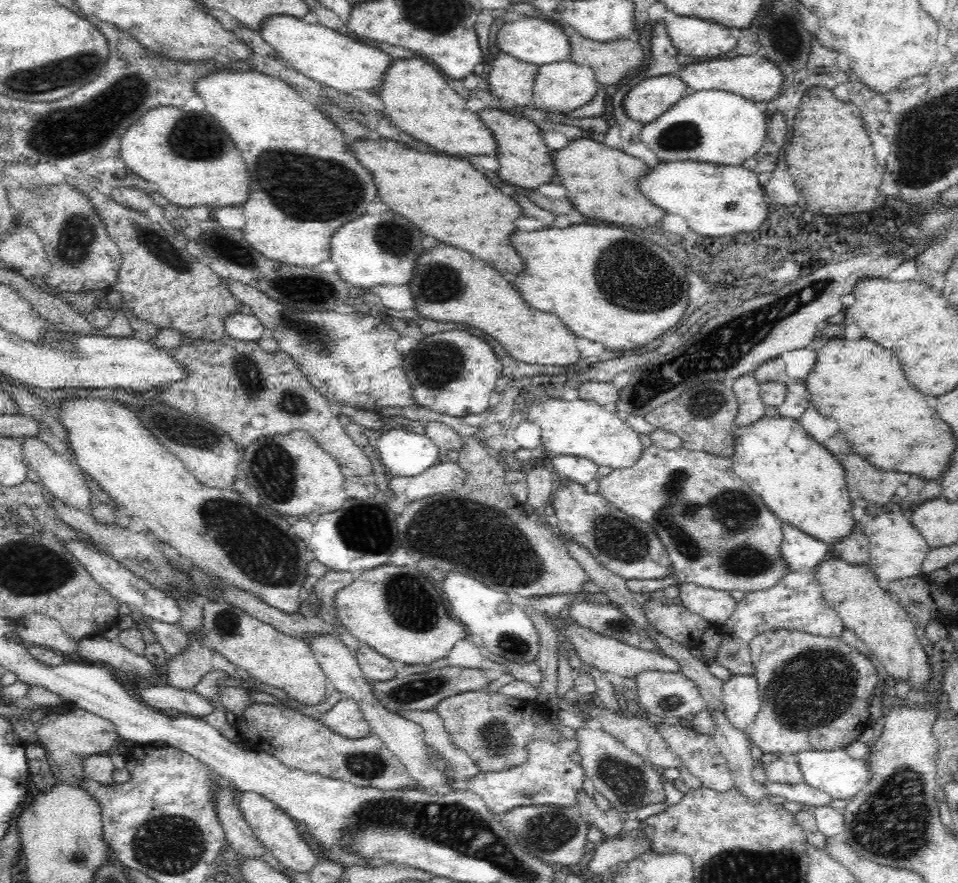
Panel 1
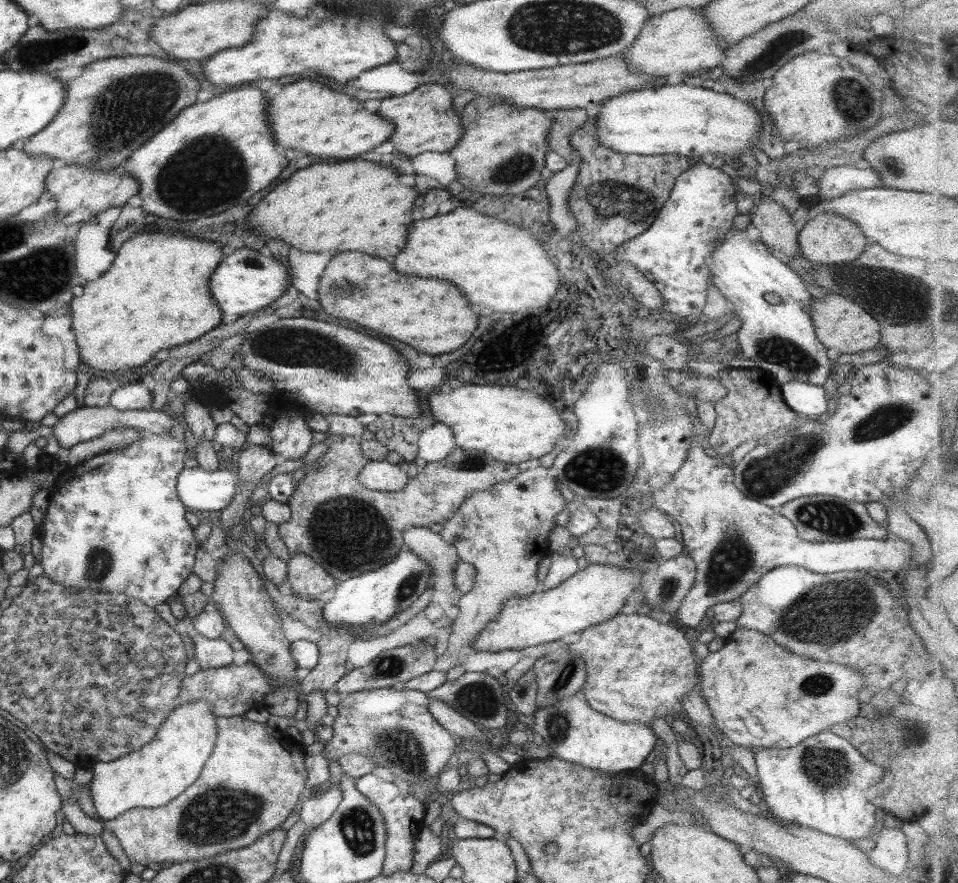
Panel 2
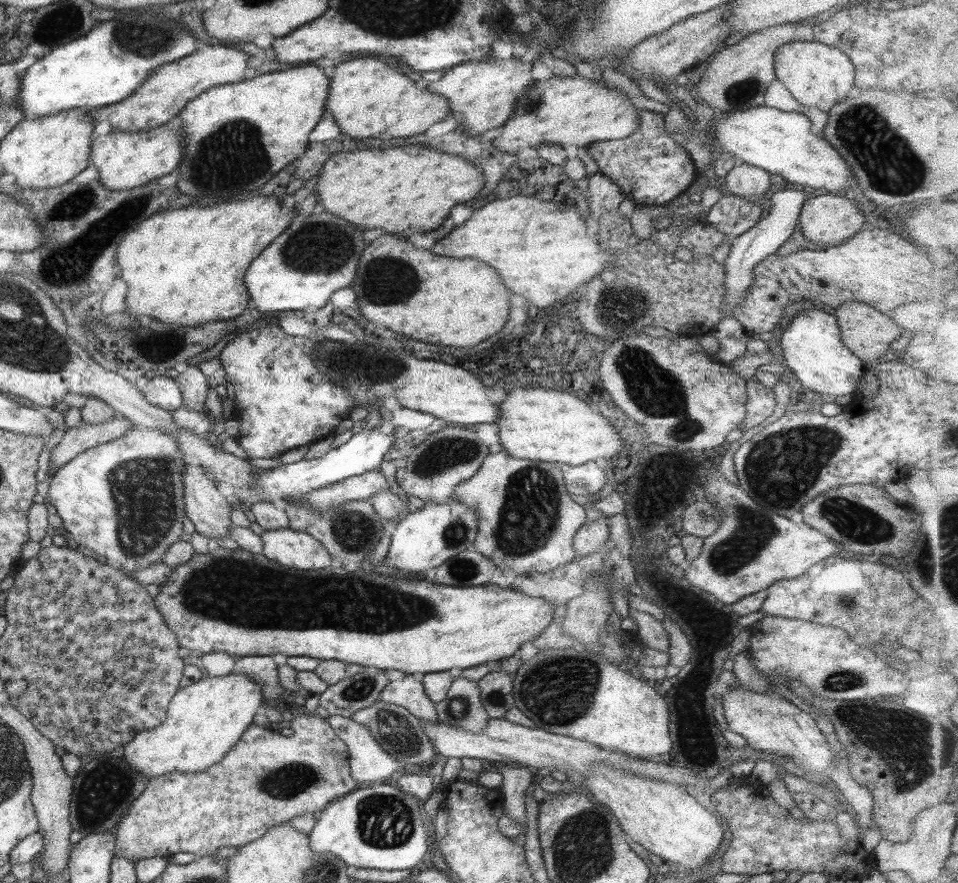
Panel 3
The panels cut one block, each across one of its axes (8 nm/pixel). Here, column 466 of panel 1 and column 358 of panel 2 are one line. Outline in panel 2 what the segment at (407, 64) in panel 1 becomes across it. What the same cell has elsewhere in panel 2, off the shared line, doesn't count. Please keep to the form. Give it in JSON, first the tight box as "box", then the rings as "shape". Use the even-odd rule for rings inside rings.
{"box":[265,76,393,160],"shape":[[[309,76],[285,85],[278,94],[266,100],[265,119],[274,145],[285,150],[301,150],[303,154],[349,160],[361,152],[373,150],[388,140],[393,127],[375,112],[356,107],[356,102],[344,93],[337,94],[321,83],[309,81]]]}

